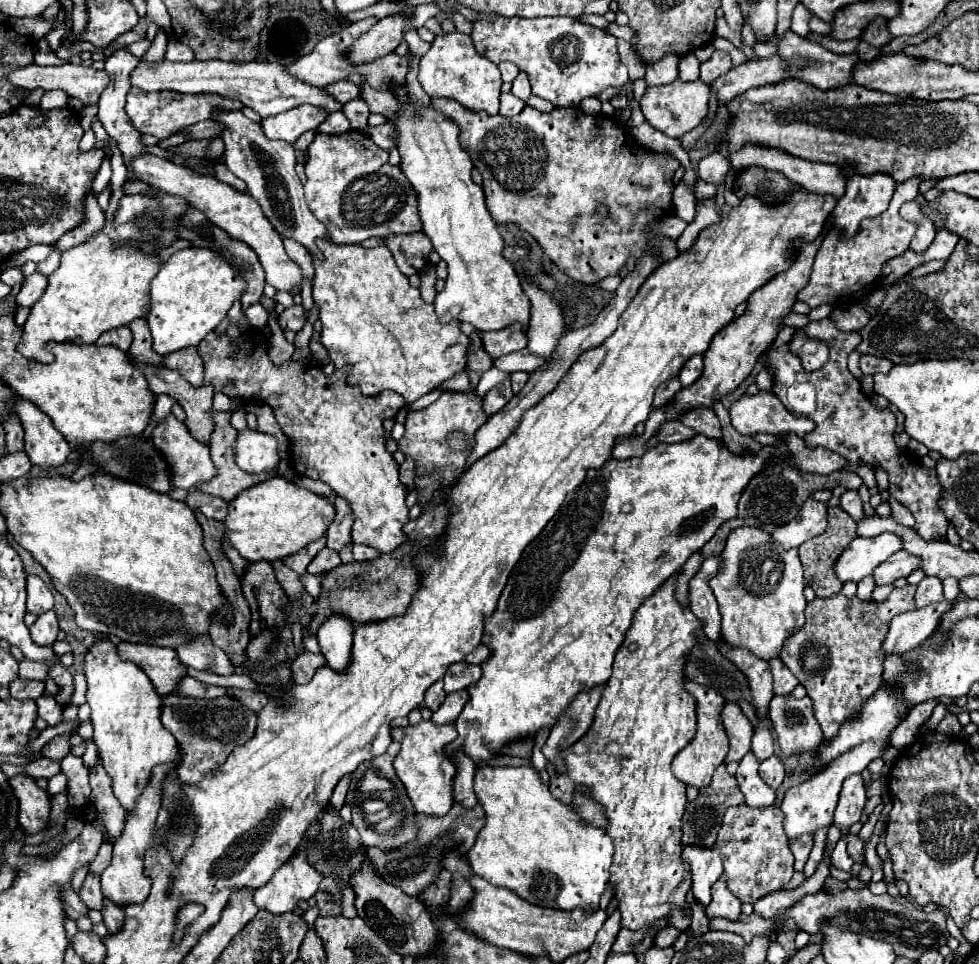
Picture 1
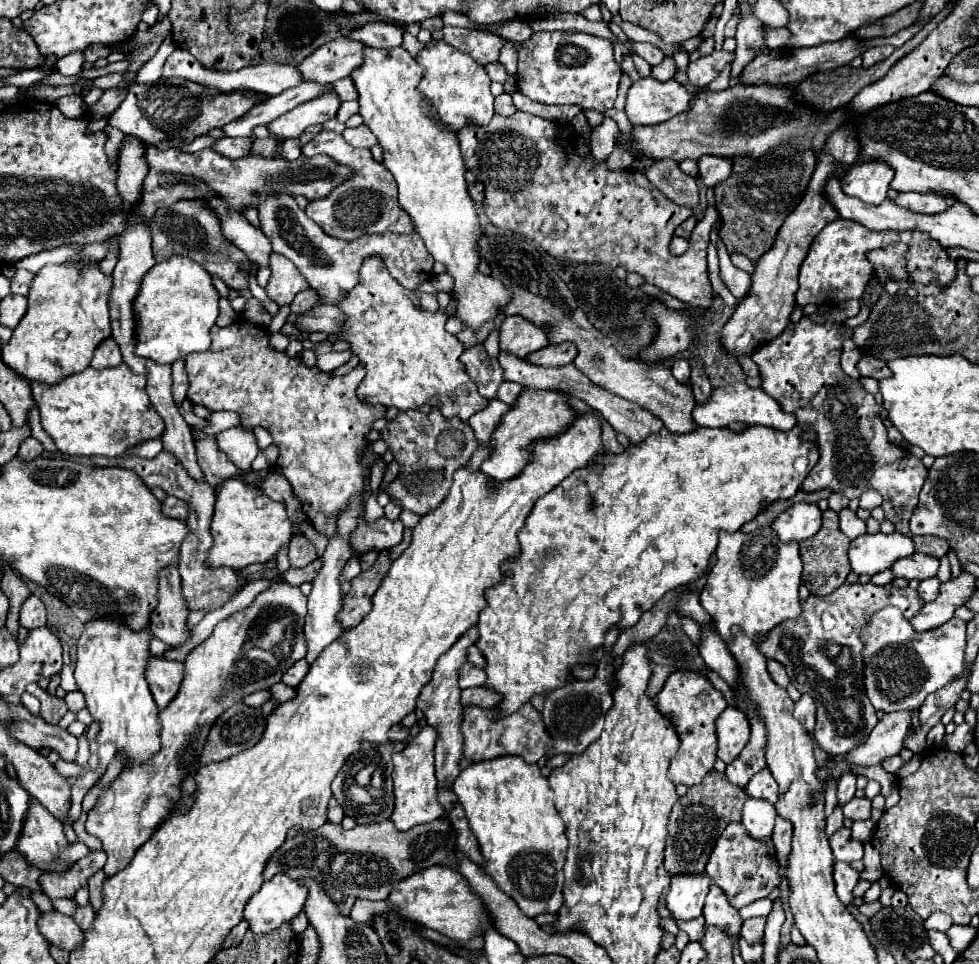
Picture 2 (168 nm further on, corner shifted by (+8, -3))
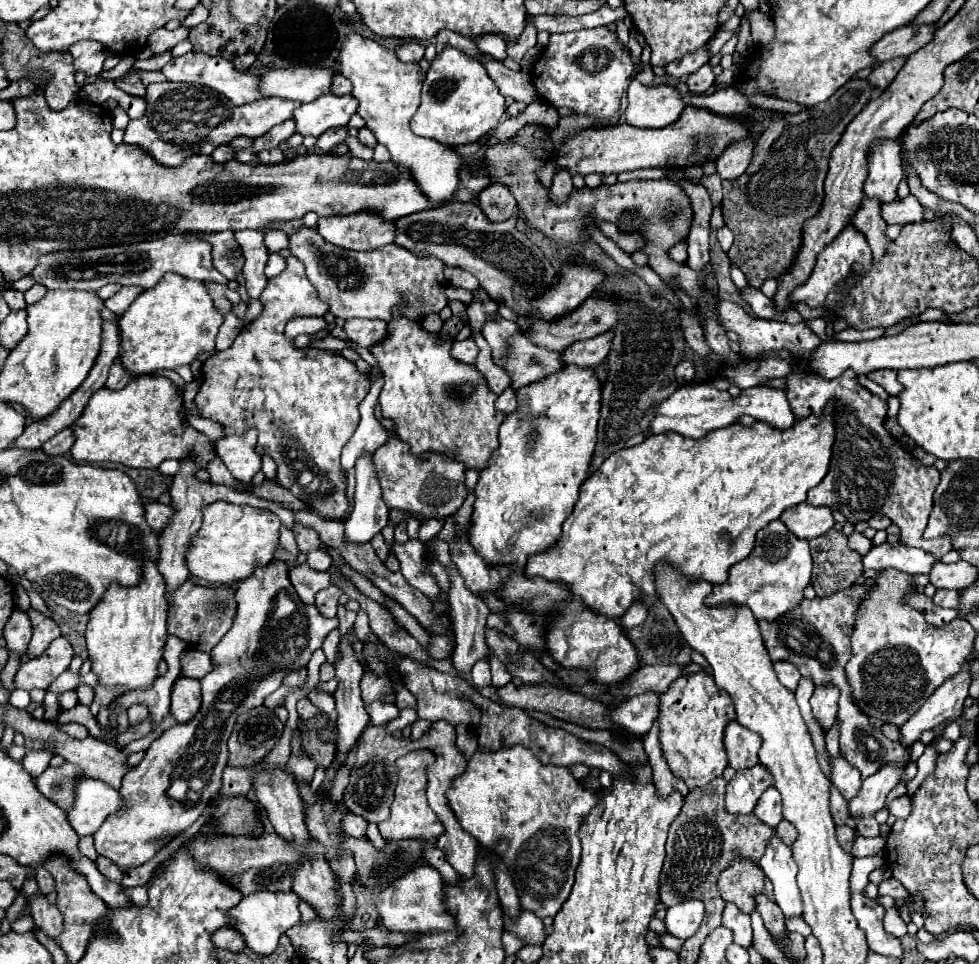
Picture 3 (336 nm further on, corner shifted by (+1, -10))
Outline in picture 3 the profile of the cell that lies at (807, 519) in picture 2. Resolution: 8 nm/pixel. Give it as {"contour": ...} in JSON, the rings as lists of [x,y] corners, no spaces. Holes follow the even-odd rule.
{"contour":[[[806,502],[788,508],[780,520],[802,540],[812,540],[822,536],[834,526],[832,510],[826,506],[810,506]]]}

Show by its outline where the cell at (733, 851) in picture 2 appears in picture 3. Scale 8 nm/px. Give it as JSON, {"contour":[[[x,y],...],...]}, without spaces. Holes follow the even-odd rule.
{"contour":[[[736,858],[718,878],[718,890],[724,902],[732,902],[740,912],[754,912],[754,898],[764,888],[764,872],[746,858]]]}

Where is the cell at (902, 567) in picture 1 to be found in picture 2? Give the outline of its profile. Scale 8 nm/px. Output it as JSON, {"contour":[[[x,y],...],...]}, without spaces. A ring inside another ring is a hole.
{"contour":[[[915,553],[913,557],[903,557],[901,561],[895,561],[891,567],[891,573],[895,577],[905,577],[905,579],[927,579],[933,577],[939,569],[939,559],[923,555],[923,553]]]}

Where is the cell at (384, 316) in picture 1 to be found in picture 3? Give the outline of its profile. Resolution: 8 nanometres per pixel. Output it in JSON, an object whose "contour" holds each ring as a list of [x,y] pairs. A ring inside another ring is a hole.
{"contour":[[[396,314],[394,320],[388,322],[388,338],[372,346],[372,354],[384,374],[380,406],[384,418],[394,422],[396,436],[408,444],[414,456],[438,452],[464,462],[466,470],[476,468],[480,472],[488,466],[492,452],[498,448],[498,428],[506,414],[494,408],[498,396],[488,388],[476,366],[454,360],[450,348],[450,338],[424,332],[420,322]],[[466,380],[476,386],[476,392],[470,398],[460,398],[452,386]]]}

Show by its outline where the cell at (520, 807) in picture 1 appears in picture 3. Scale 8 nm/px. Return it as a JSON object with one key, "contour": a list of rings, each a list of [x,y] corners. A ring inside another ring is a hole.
{"contour":[[[510,746],[500,750],[478,748],[468,760],[464,774],[452,780],[446,792],[446,800],[456,814],[462,830],[474,836],[482,848],[494,848],[502,856],[518,888],[522,908],[534,912],[540,918],[554,918],[570,896],[574,872],[580,862],[580,838],[576,834],[582,818],[588,816],[590,810],[596,806],[596,792],[586,790],[568,768],[544,766],[540,764],[540,760],[536,760],[536,756],[532,756],[532,752],[528,752],[528,748]]]}

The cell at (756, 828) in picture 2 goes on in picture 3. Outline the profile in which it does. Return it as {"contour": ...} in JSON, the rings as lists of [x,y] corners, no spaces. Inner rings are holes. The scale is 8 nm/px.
{"contour":[[[774,836],[766,848],[764,858],[760,860],[760,868],[774,884],[774,896],[776,904],[784,912],[786,918],[800,918],[802,916],[802,900],[800,890],[796,884],[796,872],[798,866],[792,860],[790,848]]]}

